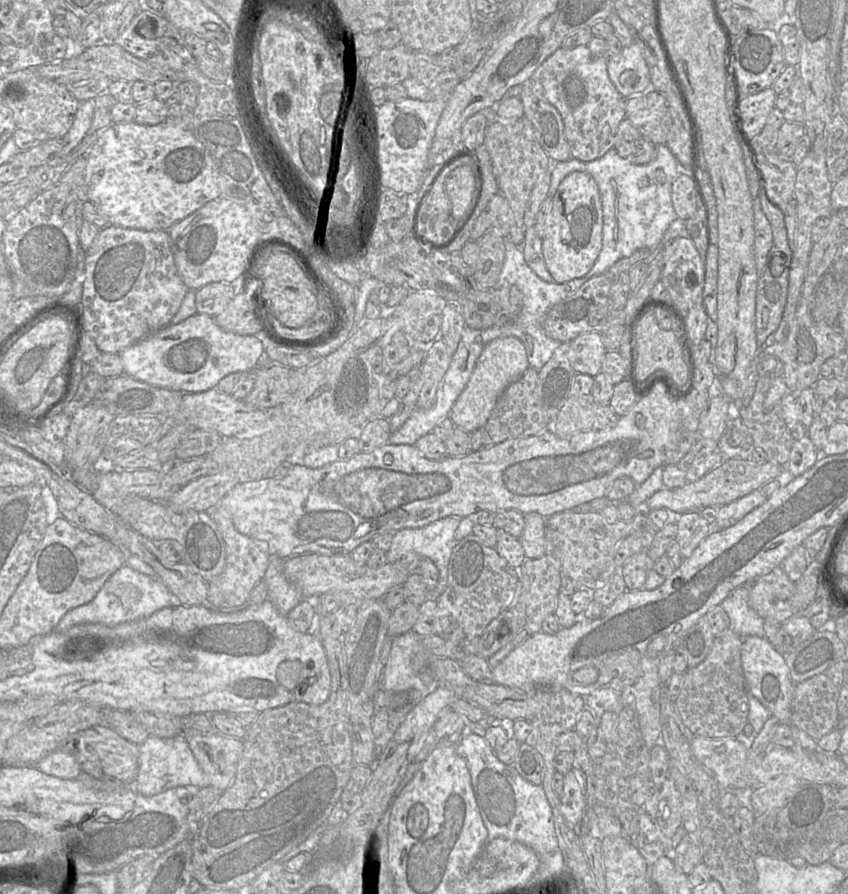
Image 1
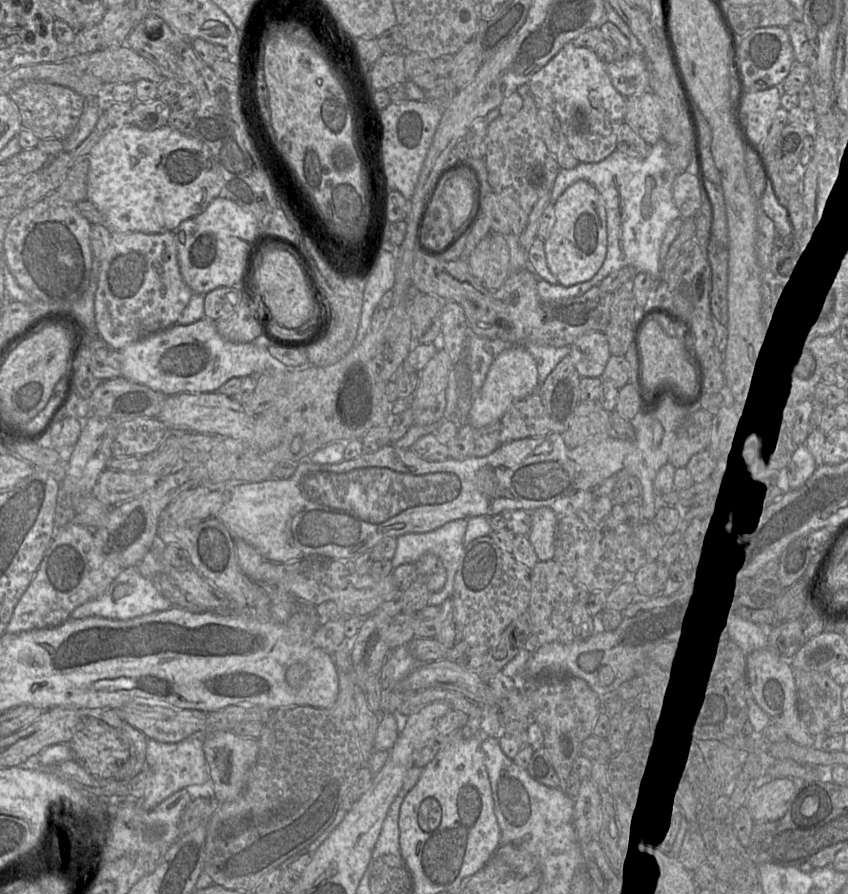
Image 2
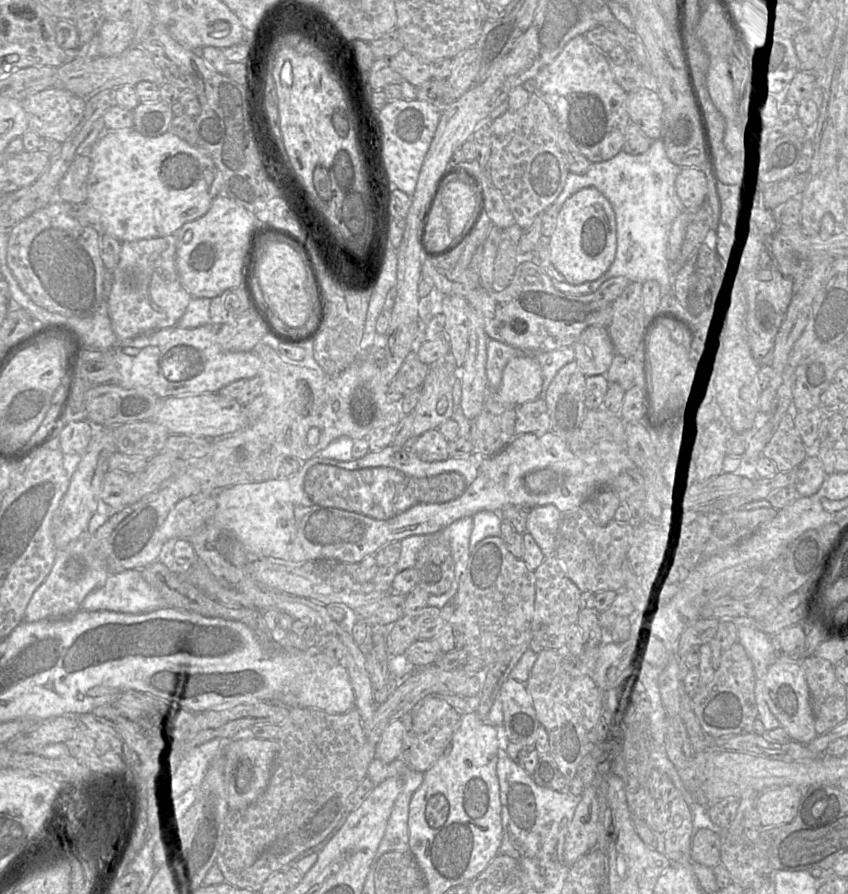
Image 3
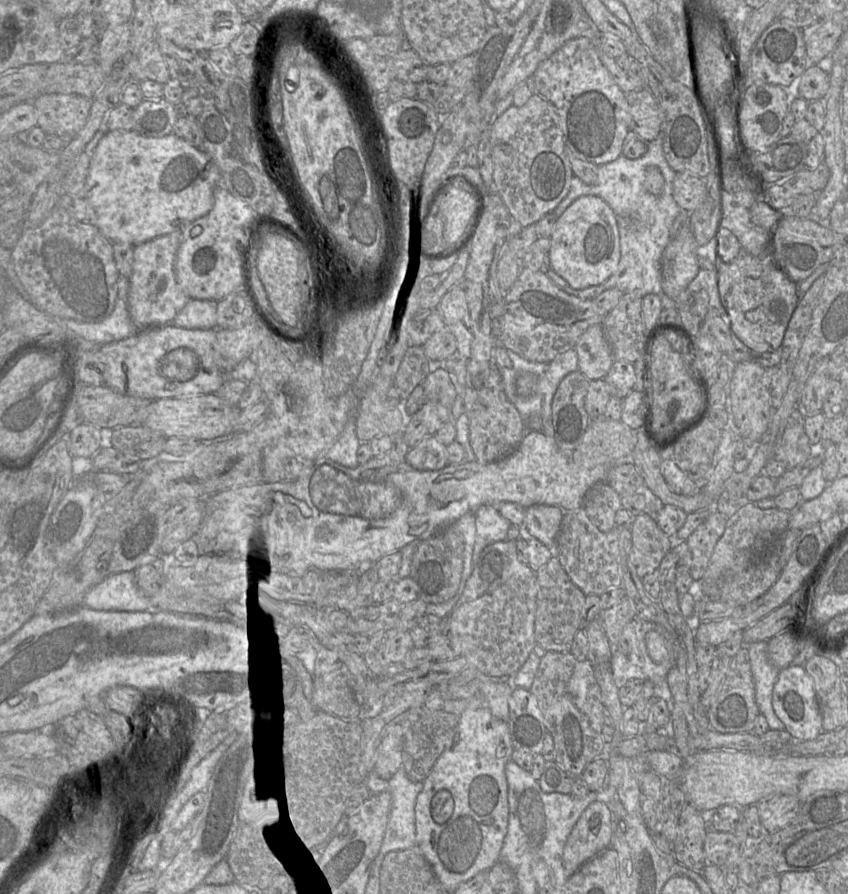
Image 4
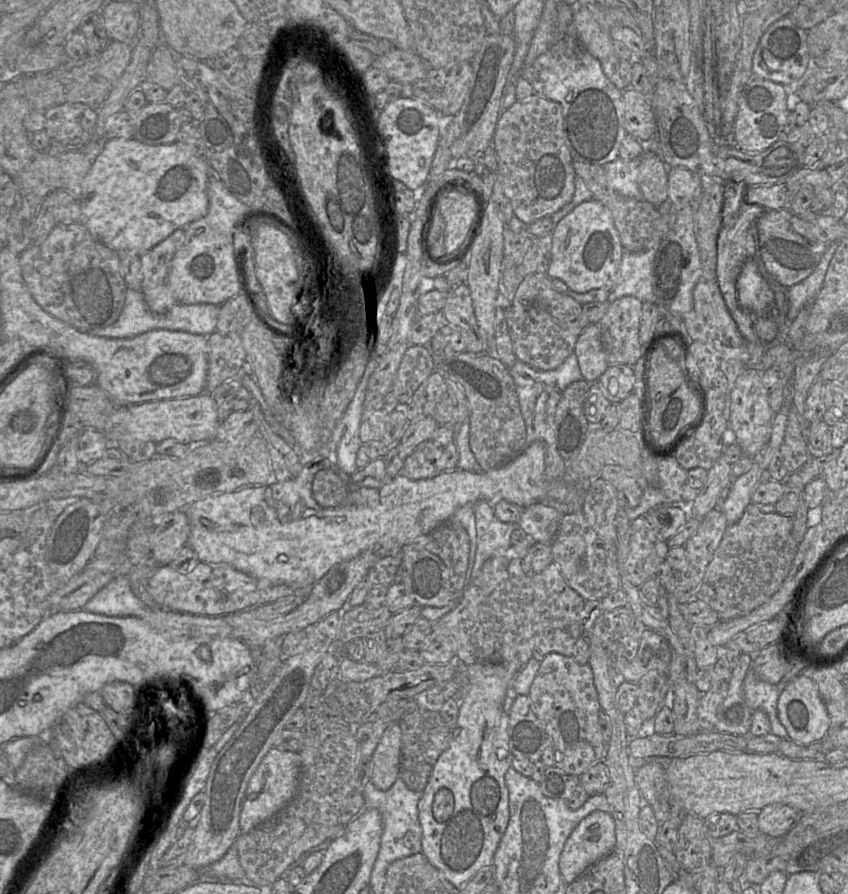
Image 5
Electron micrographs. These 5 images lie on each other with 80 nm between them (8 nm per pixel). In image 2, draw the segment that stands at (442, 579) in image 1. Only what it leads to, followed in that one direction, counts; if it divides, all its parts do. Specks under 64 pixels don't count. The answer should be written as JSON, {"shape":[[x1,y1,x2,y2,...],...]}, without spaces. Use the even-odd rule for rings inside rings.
{"shape":[[461,518,447,522,436,530,425,533,406,533,398,536,397,547,391,563,394,568,405,563,416,563,417,560,426,553,433,553,438,556,447,572,445,585,440,591,430,592,428,605,440,606,444,600,451,594,454,585,454,578,464,555,464,535,467,528,468,519]]}

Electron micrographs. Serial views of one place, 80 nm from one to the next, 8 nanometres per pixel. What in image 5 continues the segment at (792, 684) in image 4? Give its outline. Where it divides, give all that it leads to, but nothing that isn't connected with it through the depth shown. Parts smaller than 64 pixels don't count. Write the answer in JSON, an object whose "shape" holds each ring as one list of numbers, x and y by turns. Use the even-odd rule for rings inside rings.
{"shape":[[803,674,798,675,781,691,777,712,789,739,801,745,822,741,831,731,830,717,816,683]]}

